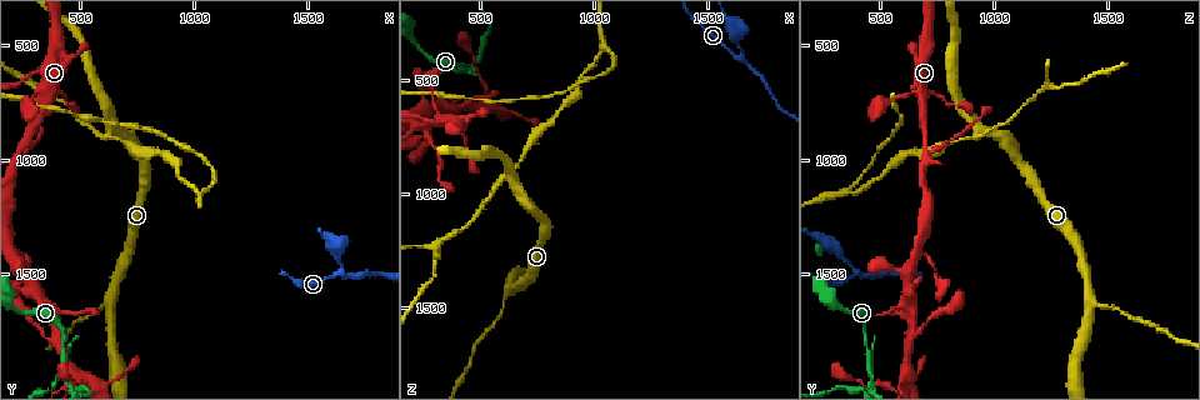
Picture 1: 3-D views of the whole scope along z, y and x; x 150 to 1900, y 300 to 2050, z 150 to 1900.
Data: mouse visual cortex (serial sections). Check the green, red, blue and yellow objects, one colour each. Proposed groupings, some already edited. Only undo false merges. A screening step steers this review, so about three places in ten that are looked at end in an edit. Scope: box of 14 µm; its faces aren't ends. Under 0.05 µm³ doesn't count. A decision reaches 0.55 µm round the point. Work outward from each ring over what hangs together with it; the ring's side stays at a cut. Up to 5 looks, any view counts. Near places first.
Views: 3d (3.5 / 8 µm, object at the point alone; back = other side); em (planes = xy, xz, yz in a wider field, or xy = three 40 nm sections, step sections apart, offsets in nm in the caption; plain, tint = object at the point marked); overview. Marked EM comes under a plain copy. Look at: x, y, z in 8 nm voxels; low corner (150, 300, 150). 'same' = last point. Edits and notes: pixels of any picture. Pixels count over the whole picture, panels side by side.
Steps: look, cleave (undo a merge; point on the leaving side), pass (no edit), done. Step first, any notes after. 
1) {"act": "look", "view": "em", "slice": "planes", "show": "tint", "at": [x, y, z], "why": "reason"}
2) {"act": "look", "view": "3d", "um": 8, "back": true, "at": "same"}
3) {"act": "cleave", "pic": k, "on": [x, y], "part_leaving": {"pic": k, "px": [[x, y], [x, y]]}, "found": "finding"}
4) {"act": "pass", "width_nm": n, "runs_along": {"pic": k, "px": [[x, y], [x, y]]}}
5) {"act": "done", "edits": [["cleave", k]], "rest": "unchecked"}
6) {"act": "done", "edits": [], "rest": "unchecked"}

{"act": "look", "view": "3d", "um": 8, "at": [410, 1740, 650], "why": "three-way junction"}

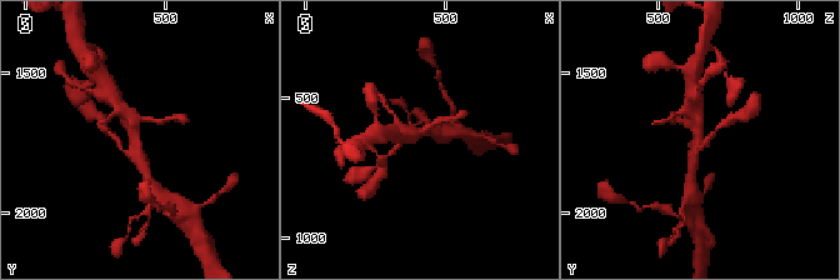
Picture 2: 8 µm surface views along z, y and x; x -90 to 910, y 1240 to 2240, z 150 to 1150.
{"act": "look", "view": "3d", "um": 3.5, "at": [390, 1760, 640]}

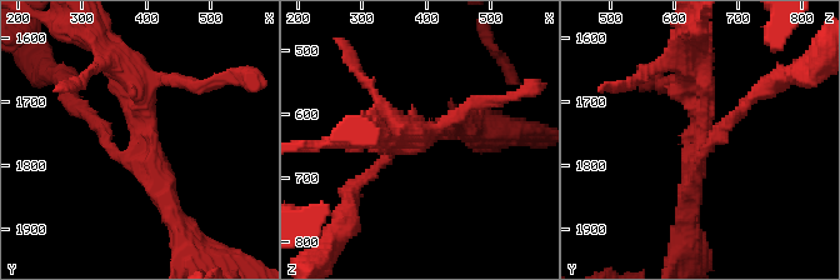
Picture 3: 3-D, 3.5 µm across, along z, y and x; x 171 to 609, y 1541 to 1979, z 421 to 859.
{"act": "pass", "runs_along": {"pic": 3, "px": [[123, 64], [173, 213]]}, "found": "all the same cell"}

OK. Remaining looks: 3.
{"act": "look", "view": "3d", "um": 3.5, "at": [630, 860, 930], "why": "thin arm on a thick one"}

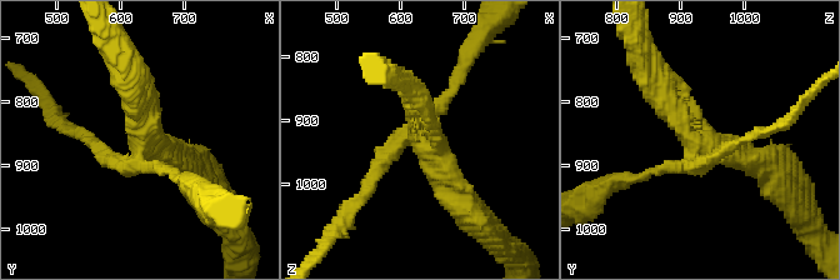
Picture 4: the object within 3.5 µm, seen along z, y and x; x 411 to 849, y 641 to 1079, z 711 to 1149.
{"act": "look", "view": "em", "slice": "xy", "step": 1, "show": "tint", "at": [635, 870, 925], "arms": 4, "arm_widths_nm": [150, 200, 300, 300]}

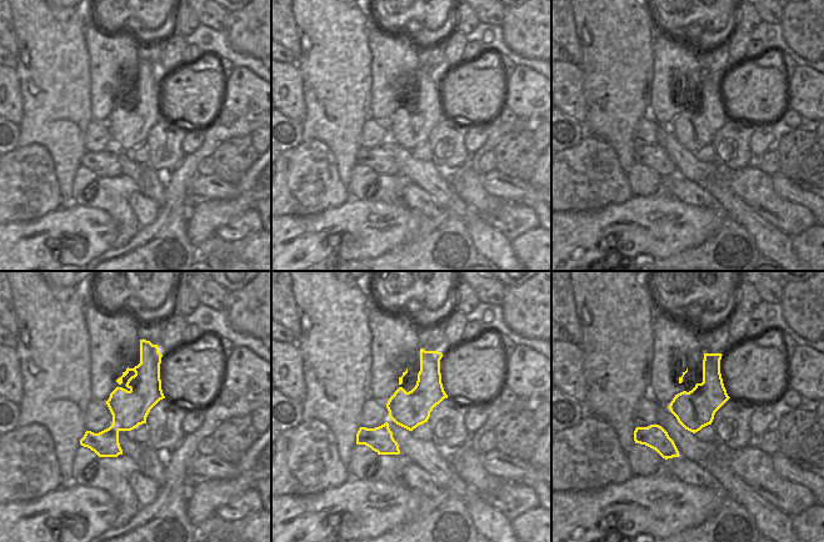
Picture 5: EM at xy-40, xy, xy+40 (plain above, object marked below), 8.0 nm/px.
{"act": "look", "view": "em", "slice": "xy", "step": 2, "show": "tint", "at": "same", "why": "cut it another way"}

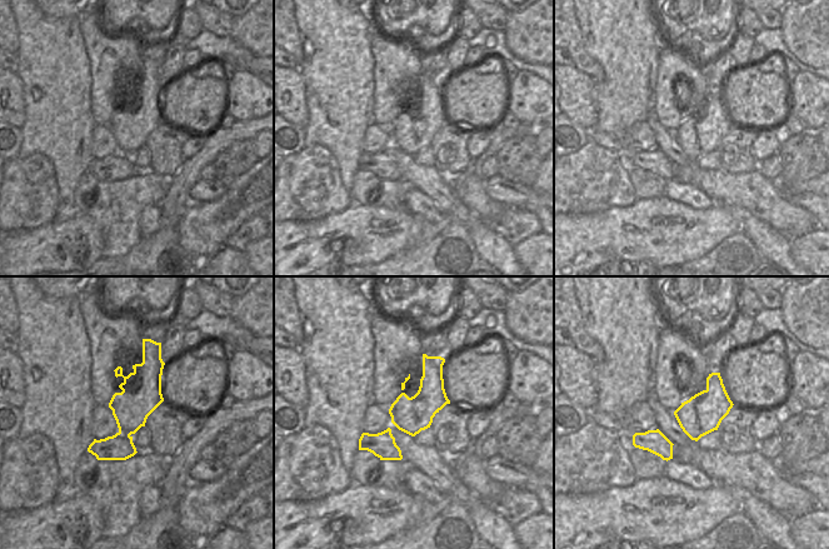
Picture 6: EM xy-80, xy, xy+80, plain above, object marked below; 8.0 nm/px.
{"act": "cleave", "pic": 4, "on": [96, 143], "found": "two cells meet here"}

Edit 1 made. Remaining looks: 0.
{"act": "done", "edits": [["cleave", 4]], "rest": "unchecked"}

